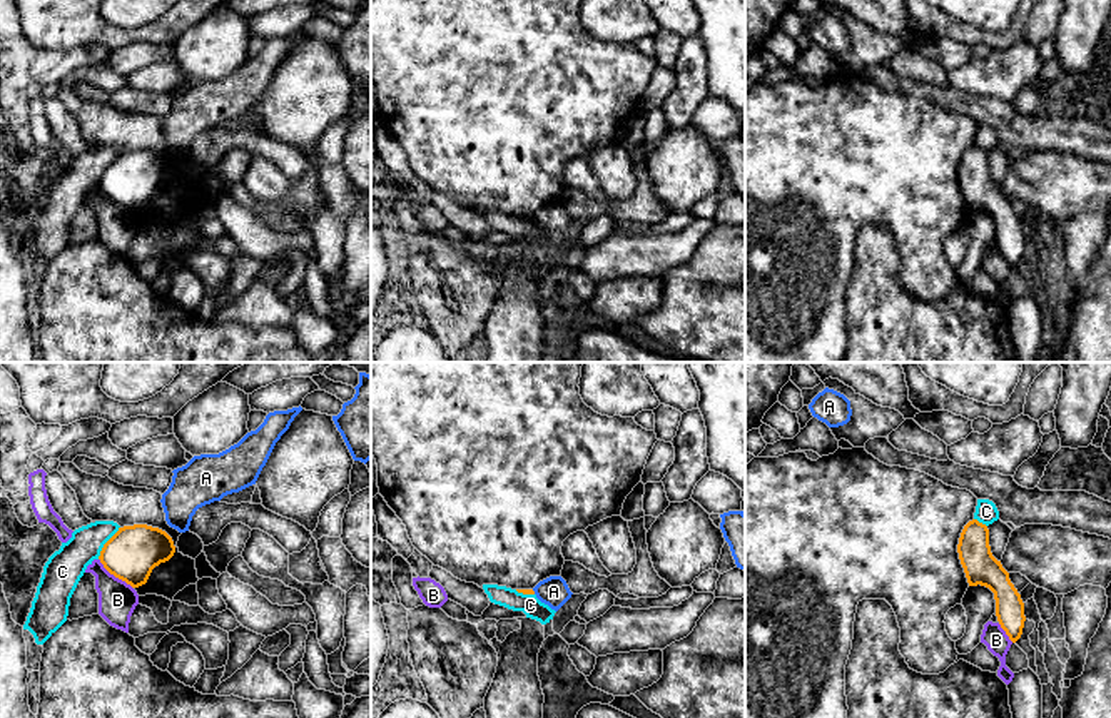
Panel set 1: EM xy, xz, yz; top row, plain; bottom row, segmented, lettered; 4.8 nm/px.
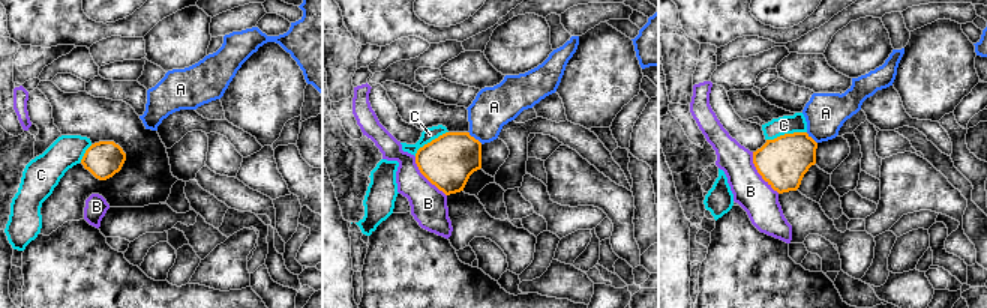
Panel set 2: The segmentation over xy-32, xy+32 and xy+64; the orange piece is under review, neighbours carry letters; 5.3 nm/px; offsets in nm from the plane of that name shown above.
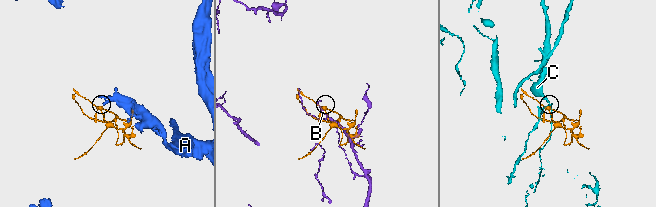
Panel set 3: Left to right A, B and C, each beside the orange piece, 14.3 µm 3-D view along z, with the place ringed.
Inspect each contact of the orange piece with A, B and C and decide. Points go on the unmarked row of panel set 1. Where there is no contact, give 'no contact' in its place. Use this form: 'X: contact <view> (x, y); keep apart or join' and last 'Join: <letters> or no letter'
A: contact xz (533, 217); keep apart
B: contact xy (114, 201); keep apart
C: contact xy (106, 169); keep apart
Join: no letter

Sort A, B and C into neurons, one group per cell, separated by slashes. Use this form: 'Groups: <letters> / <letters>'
Groups: A / B / C

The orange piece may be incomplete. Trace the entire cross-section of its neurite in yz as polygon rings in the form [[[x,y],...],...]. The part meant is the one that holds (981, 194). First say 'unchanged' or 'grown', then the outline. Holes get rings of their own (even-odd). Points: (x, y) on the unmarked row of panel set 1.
unchanged | [[[977,145],[969,147],[959,164],[957,179],[969,212],[986,212],[994,219],[996,242],[1009,265],[1016,269],[1024,254],[1024,229],[989,172],[989,155]]]

